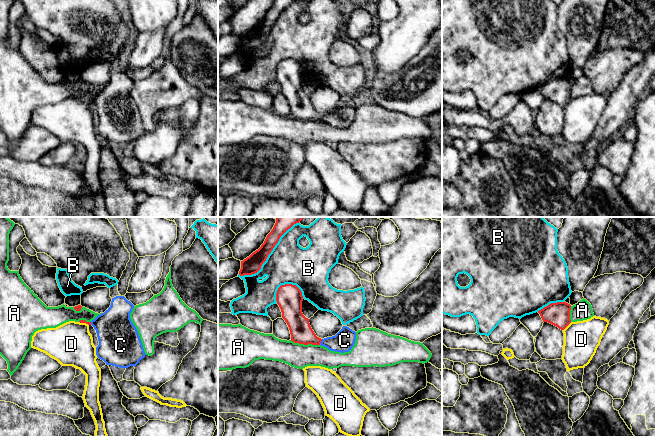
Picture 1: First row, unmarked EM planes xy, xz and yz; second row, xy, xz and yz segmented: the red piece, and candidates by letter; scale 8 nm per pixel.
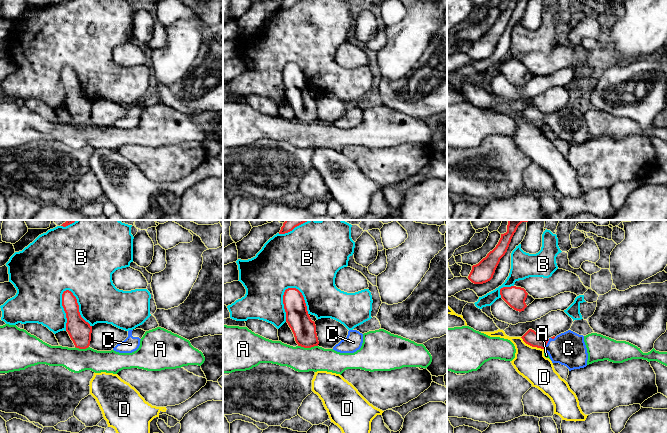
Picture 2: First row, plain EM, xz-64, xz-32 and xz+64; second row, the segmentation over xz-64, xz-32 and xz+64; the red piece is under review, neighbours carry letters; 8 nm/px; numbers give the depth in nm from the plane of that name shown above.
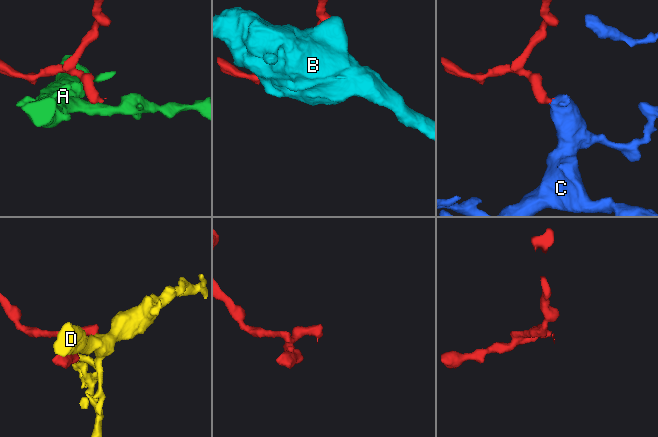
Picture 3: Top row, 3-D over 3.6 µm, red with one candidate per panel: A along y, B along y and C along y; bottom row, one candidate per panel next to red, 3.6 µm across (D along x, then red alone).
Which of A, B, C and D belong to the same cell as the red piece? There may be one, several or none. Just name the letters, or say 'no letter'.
C

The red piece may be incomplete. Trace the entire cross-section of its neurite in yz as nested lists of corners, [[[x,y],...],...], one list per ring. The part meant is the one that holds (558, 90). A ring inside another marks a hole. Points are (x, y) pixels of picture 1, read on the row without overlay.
[[[566,78],[551,79],[539,86],[543,98],[548,98],[561,106],[564,106],[570,99],[571,81]]]

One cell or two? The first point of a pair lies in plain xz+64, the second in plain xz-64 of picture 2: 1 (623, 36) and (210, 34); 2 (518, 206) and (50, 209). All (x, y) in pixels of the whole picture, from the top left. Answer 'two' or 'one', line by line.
1: two
2: one

